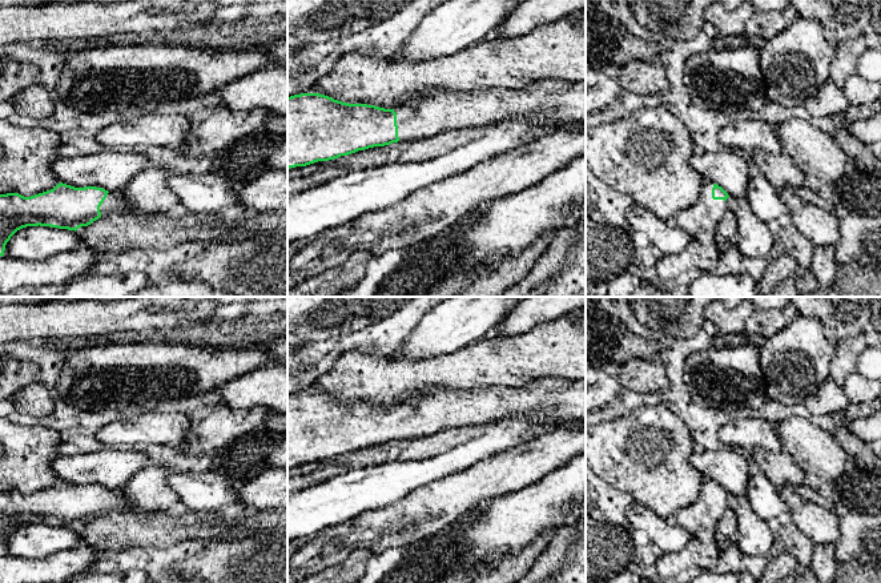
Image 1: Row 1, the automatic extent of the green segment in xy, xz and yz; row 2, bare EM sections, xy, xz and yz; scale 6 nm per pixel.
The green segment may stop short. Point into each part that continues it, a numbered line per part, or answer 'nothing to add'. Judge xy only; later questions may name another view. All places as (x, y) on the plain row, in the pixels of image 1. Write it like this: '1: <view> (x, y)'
1: xy (116, 503)

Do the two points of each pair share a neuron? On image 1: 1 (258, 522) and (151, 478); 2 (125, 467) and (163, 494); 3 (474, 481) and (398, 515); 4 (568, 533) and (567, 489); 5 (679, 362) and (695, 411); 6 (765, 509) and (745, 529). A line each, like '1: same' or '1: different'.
1: different
2: different
3: same
4: different
5: same
6: different

